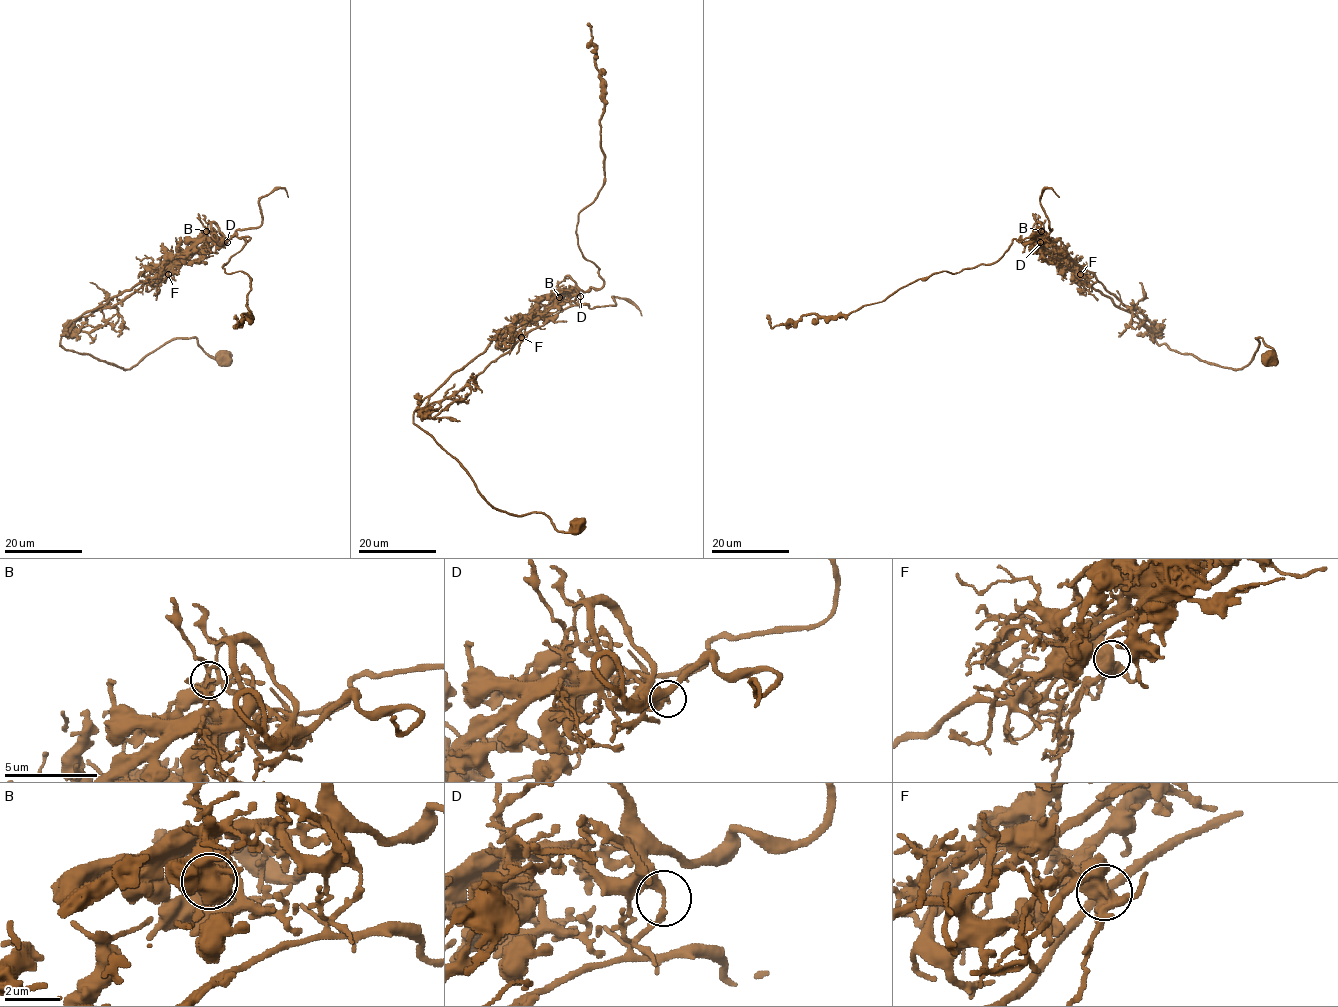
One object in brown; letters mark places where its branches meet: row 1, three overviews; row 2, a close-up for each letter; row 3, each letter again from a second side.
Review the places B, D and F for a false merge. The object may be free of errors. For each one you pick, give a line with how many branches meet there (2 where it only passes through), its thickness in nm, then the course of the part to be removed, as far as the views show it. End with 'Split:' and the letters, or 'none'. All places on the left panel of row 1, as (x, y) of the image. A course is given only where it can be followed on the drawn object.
D: 2 branches meet; 240 nm thick; foreign part runs (227, 242), (215, 238), (188, 259), (160, 270), (115, 305), (81, 317), (64, 334)
Split: D

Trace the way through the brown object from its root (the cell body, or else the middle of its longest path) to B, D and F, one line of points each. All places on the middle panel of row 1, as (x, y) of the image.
B: (576, 525), (559, 532), (544, 513), (494, 509), (413, 420), (452, 375), (548, 295), (559, 297)
D: (576, 525), (559, 532), (544, 513), (494, 509), (468, 472), (414, 422), (413, 413), (455, 395), (581, 296)
F: (576, 525), (559, 532), (544, 513), (494, 509), (468, 472), (413, 420), (418, 406), (493, 340), (521, 337)

